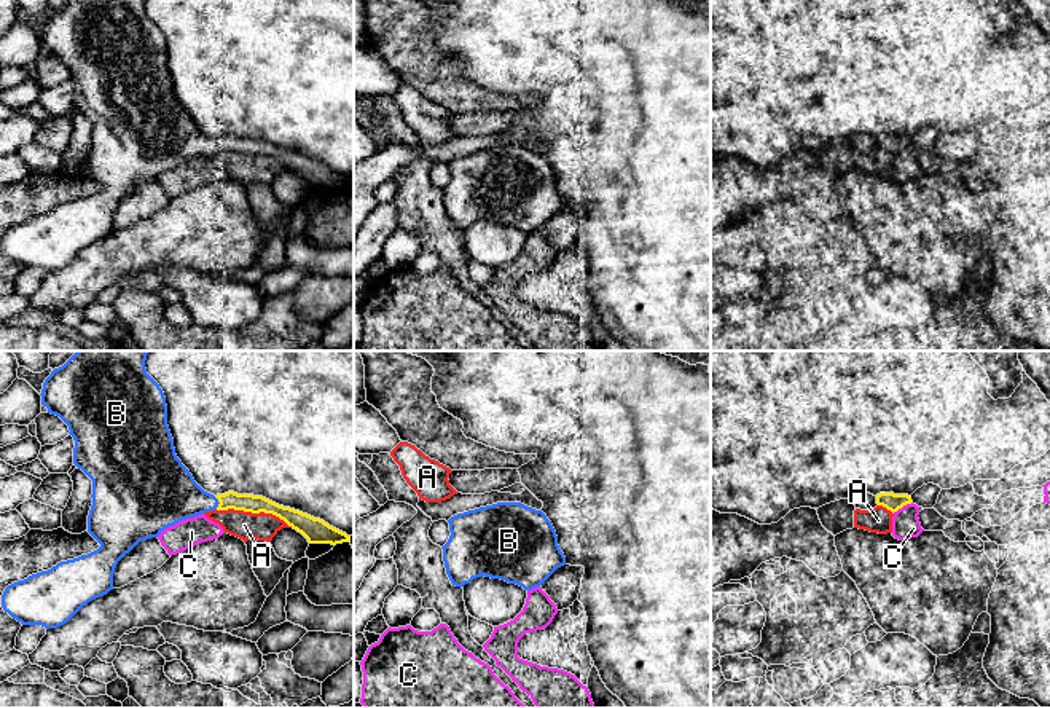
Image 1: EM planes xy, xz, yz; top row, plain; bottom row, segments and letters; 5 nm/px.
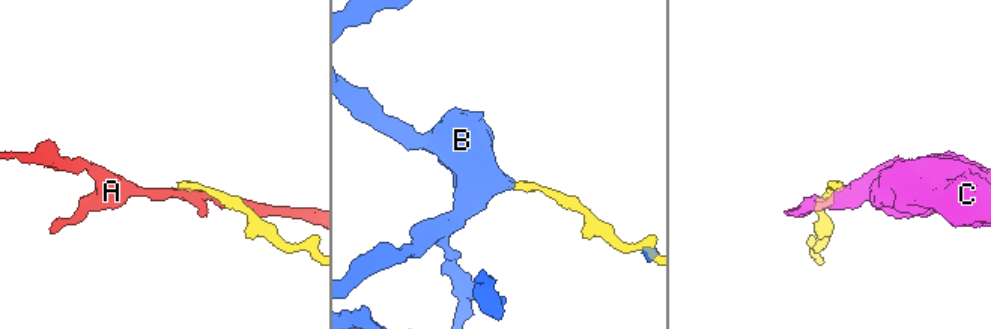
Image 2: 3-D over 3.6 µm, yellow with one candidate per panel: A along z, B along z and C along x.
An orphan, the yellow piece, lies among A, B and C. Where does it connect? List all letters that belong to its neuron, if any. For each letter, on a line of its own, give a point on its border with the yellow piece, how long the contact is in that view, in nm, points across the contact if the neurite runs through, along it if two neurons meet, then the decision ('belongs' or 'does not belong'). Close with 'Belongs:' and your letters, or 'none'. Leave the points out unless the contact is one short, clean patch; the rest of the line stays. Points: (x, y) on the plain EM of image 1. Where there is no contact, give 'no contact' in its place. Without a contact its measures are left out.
A: contact xy (254, 155); length 400 nm; does not belong
B: contact xy (219, 144); length 70 nm; belongs
C: contact yz (902, 149); length 120 nm; does not belong
Belongs: B

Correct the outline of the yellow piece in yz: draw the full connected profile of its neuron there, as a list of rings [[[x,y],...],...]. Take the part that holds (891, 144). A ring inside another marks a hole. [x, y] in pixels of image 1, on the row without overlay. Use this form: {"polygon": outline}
{"polygon": [[[894,136],[876,137],[876,147],[886,150],[892,156],[911,145],[913,145],[911,139],[908,137],[894,137]]]}

